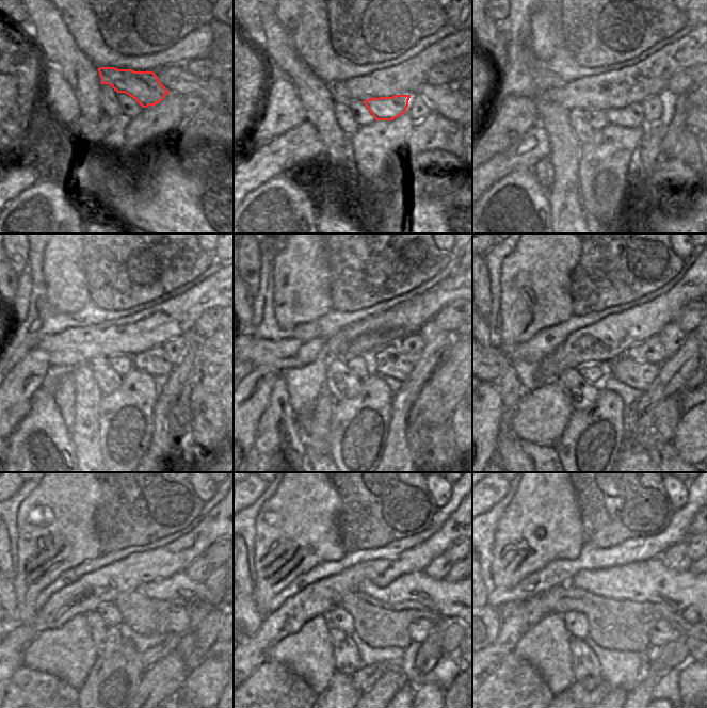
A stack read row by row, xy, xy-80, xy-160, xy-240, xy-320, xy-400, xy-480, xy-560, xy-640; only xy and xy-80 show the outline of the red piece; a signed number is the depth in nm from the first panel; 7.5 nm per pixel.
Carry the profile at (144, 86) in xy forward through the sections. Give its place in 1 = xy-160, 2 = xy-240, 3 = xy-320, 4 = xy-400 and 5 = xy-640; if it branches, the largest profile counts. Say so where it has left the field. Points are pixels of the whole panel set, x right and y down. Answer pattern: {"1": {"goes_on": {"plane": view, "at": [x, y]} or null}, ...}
{"1": {"goes_on": {"plane": "xy-160", "at": [632, 115]}}, "2": {"goes_on": {"plane": "xy-240", "at": [154, 361]}}, "3": {"goes_on": {"plane": "xy-320", "at": [386, 361]}}, "4": {"goes_on": {"plane": "xy-400", "at": [637, 375]}}, "5": {"goes_on": {"plane": "xy-640", "at": [662, 632]}}}

